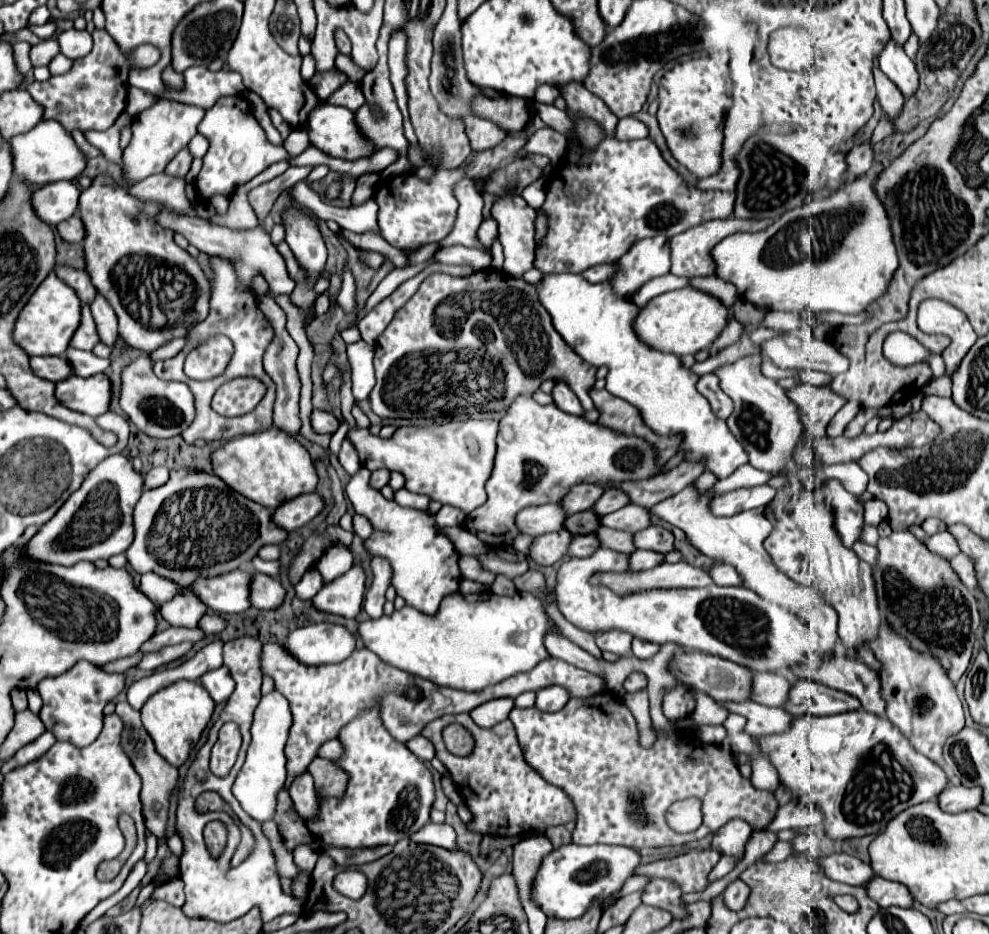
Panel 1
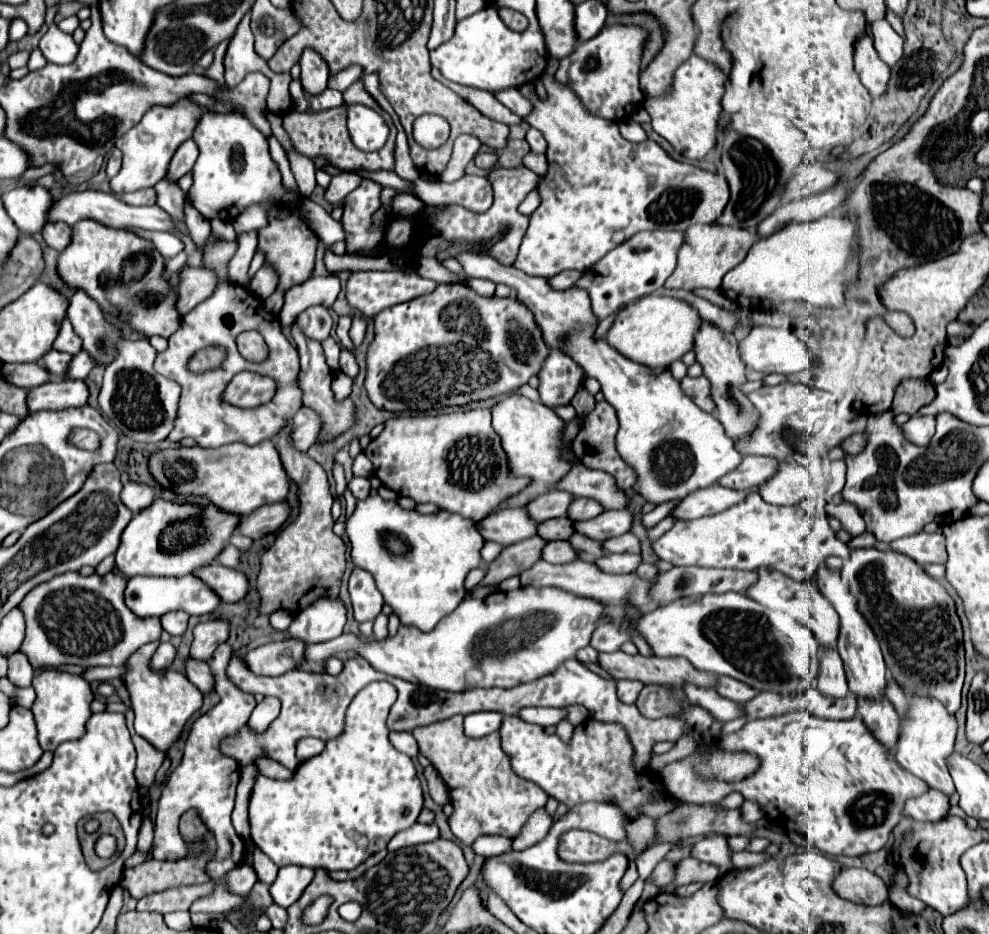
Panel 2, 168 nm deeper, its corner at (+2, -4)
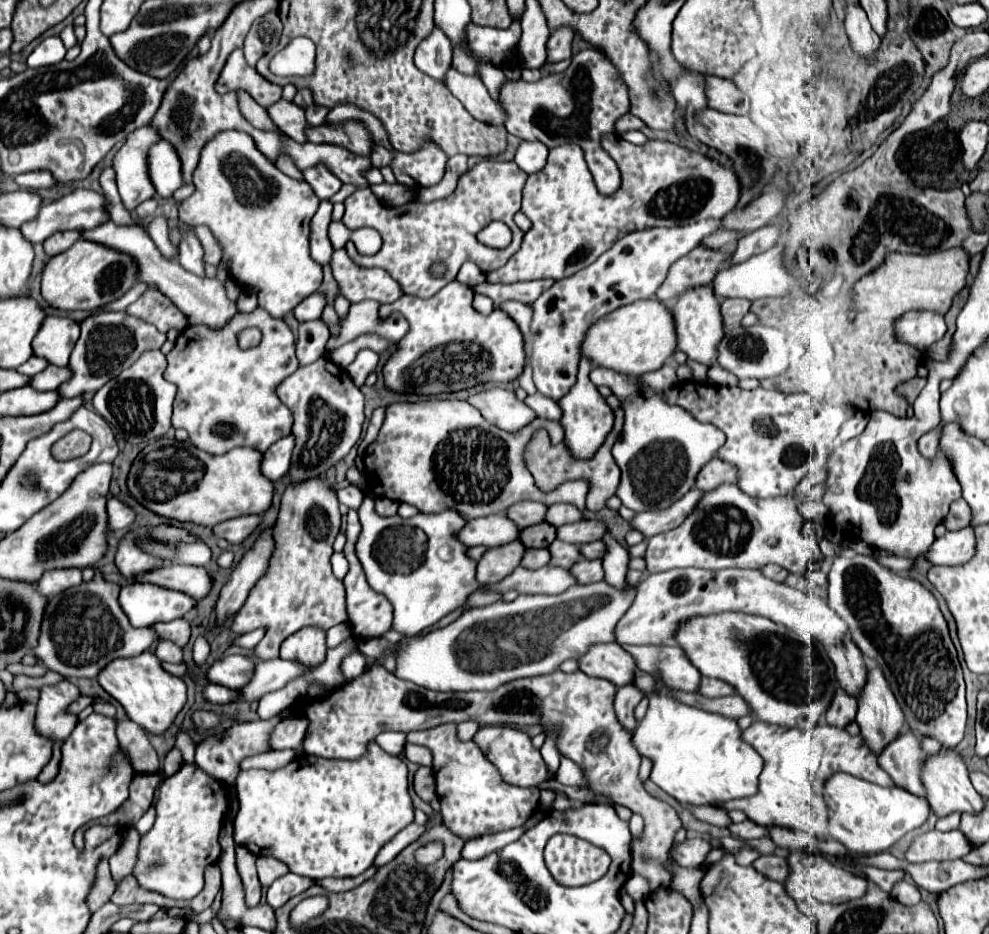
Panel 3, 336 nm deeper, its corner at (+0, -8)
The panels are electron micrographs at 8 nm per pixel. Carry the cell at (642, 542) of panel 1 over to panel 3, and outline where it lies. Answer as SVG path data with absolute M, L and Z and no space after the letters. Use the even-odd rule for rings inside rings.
M598 540L598 542L590 542L590 544L580 546L580 552L584 558L604 558L604 554L608 552L608 546L602 540Z

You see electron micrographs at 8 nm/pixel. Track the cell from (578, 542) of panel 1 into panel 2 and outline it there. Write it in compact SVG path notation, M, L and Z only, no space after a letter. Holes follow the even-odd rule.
M566 540L564 542L546 542L542 558L552 564L566 564L566 562L576 560L576 552L572 550L572 546Z

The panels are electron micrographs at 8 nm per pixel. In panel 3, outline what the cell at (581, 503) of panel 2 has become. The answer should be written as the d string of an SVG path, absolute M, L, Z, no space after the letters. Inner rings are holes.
M552 504L546 514L546 522L554 524L556 528L562 524L572 524L582 518L584 518L584 514L574 504Z

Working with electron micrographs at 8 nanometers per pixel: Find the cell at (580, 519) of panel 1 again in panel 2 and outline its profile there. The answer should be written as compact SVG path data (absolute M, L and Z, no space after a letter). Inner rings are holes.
M564 516L564 518L552 518L552 520L546 520L546 522L540 522L538 524L538 534L546 542L550 542L550 540L568 540L574 534L572 520L568 520Z

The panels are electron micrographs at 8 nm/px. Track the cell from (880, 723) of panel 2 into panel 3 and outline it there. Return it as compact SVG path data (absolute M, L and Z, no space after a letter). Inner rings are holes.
M904 730L892 740L886 748L876 754L878 766L884 768L898 788L904 788L912 794L924 796L924 788L920 782L920 762L922 762L920 740L912 734L912 730Z

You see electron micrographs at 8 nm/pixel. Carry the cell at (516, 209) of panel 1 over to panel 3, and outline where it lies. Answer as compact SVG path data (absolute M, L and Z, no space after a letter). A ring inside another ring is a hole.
M484 160L462 176L452 196L428 204L412 201L400 208L382 204L370 188L358 188L352 196L344 200L344 224L350 230L358 230L362 226L378 230L382 236L382 248L374 256L364 256L356 250L352 242L348 242L346 252L360 266L384 268L406 294L430 298L456 278L460 266L466 260L476 262L480 270L488 274L496 268L502 268L518 252L524 232L516 226L514 214L520 210L526 178L528 174L522 172L514 162ZM492 220L502 220L512 230L512 244L504 250L490 248L476 238L476 234ZM440 262L446 266L446 272L442 276L432 276L430 268Z

